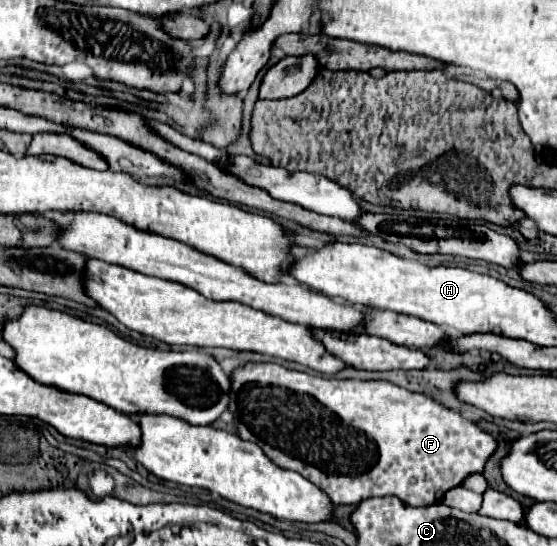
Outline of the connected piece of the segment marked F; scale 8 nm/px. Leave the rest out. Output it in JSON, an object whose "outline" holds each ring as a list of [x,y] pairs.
{"outline":[[[249,363],[245,367],[239,367],[233,377],[231,377],[231,391],[229,391],[229,411],[237,417],[239,421],[239,437],[251,443],[257,443],[265,455],[277,463],[279,467],[291,469],[301,473],[305,479],[309,479],[311,483],[315,483],[317,487],[321,487],[335,505],[357,505],[365,499],[371,497],[385,497],[385,495],[395,495],[399,497],[403,503],[413,505],[413,507],[423,507],[423,505],[433,505],[439,503],[443,499],[443,495],[453,489],[463,485],[463,481],[473,475],[473,473],[483,473],[483,467],[487,463],[487,459],[497,451],[497,439],[491,437],[489,433],[485,433],[477,423],[465,419],[459,411],[447,409],[441,403],[437,403],[435,399],[421,395],[421,393],[411,393],[405,391],[389,381],[355,381],[355,379],[327,379],[321,375],[307,375],[301,371],[291,371],[285,369],[277,363]]]}

